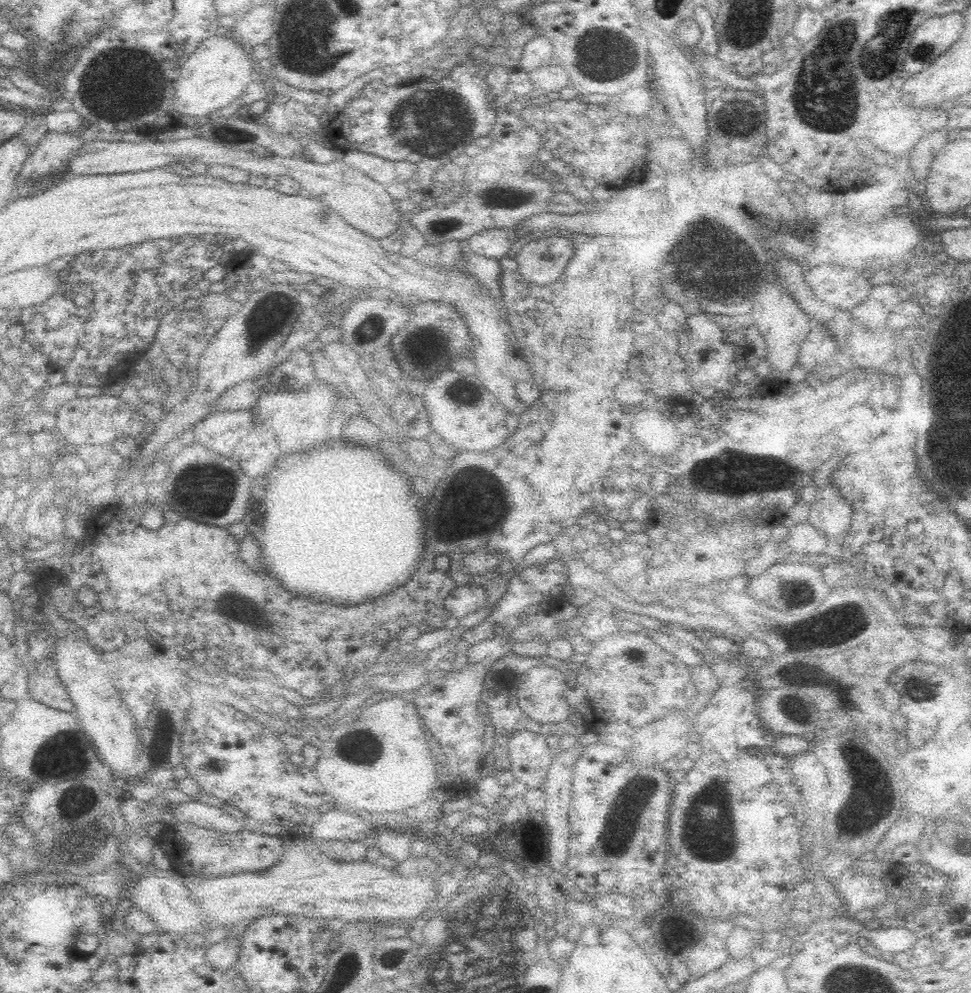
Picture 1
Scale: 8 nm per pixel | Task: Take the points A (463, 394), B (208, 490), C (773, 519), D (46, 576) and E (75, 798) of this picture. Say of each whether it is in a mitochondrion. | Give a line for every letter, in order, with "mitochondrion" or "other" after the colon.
A: mitochondrion
B: mitochondrion
C: other
D: other
E: mitochondrion

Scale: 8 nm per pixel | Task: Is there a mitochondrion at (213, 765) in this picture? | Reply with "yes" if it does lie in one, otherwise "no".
no

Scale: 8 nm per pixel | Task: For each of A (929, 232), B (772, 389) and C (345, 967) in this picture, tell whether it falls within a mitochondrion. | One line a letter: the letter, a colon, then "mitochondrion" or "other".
A: other
B: other
C: mitochondrion

